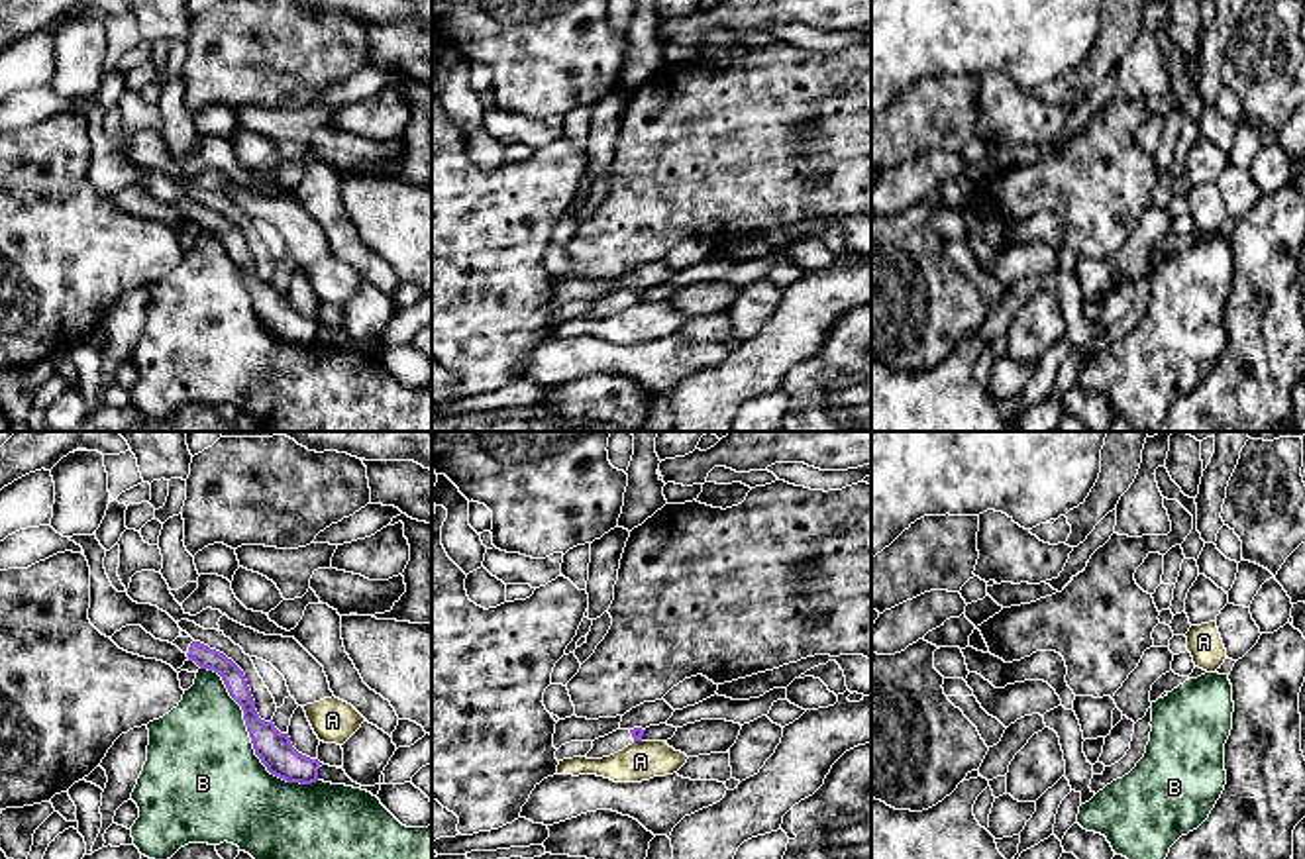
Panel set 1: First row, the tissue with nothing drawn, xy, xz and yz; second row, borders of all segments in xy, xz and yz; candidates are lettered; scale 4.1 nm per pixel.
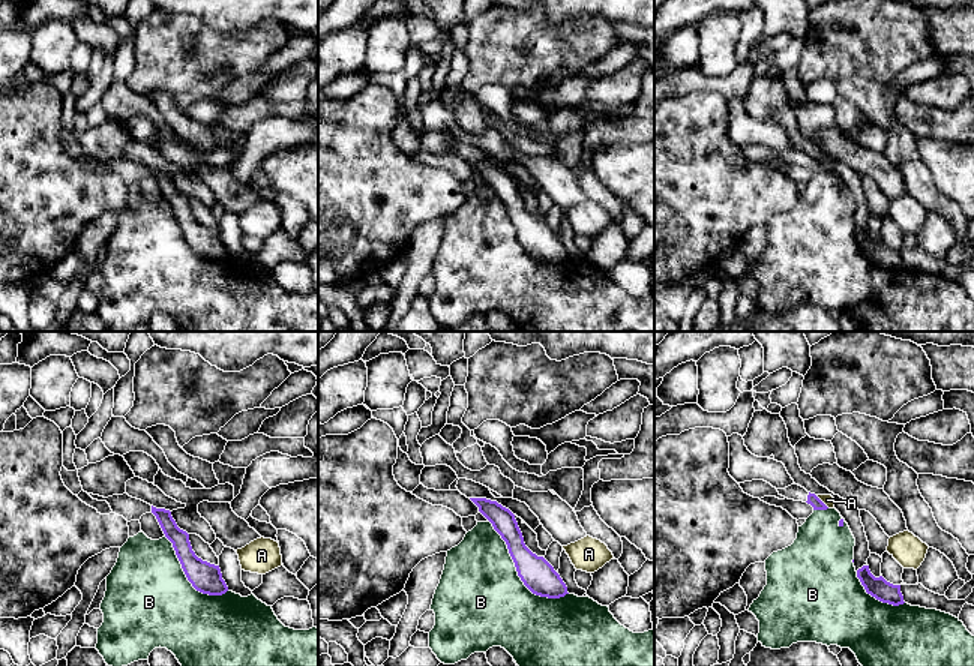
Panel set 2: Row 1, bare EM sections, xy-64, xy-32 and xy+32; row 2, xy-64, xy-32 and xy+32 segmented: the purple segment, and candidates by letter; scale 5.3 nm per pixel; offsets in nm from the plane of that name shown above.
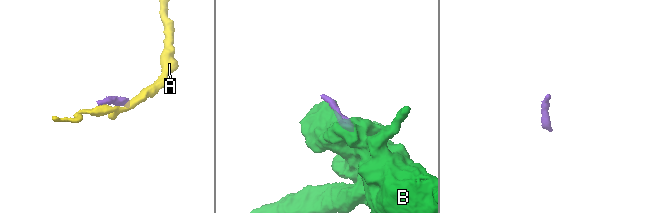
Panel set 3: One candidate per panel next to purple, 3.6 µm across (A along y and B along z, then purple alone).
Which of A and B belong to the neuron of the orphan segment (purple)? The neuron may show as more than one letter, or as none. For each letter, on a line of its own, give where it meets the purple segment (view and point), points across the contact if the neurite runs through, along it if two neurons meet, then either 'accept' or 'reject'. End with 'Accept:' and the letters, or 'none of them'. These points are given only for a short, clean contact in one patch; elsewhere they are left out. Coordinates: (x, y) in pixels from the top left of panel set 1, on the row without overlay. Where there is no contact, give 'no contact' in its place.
A: meets purple in xz at (636, 301); border along xz (640, 301), (634, 304); reject
B: meets purple in xy at (250, 297); reject
Accept: none of them

